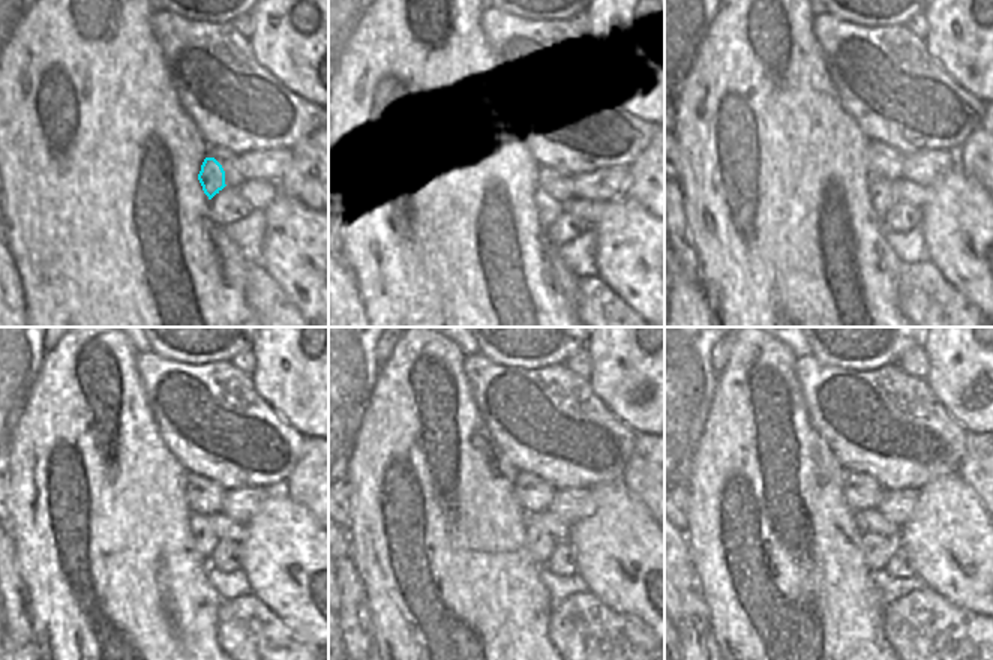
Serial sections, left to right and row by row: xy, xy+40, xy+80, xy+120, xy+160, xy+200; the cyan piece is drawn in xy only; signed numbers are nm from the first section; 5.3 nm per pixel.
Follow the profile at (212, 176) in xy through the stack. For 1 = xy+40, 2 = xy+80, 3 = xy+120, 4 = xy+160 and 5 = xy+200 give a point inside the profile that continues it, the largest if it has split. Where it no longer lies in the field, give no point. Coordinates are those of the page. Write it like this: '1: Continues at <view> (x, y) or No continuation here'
1: Continues at xy+40 (543, 200)
2: Continues at xy+80 (879, 189)
3: Continues at xy+120 (206, 540)
4: Continues at xy+160 (540, 545)
5: Continues at xy+200 (878, 549).

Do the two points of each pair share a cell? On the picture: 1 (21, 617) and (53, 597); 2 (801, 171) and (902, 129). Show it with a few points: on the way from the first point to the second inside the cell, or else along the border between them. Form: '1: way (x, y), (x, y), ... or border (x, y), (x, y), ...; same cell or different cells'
1: border (20, 578), (29, 597), (33, 642); different cells
2: border (846, 113), (869, 140); different cells

